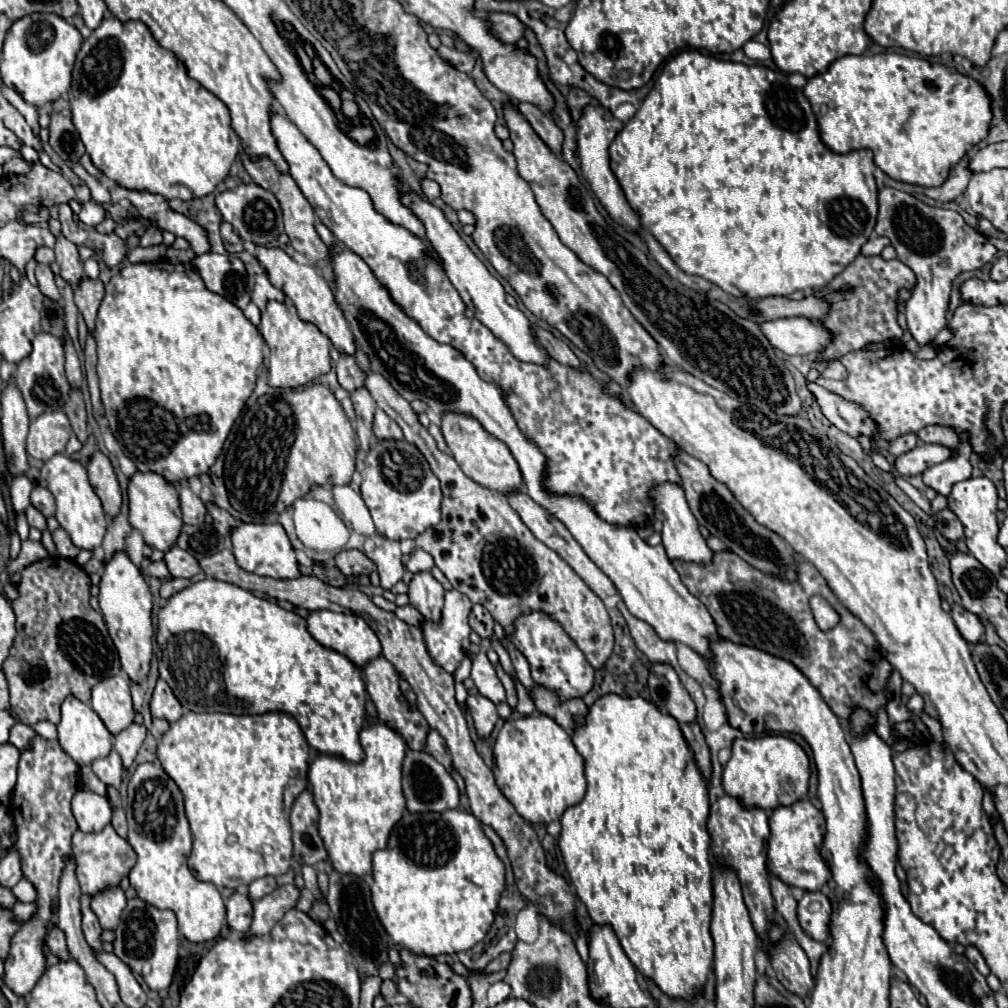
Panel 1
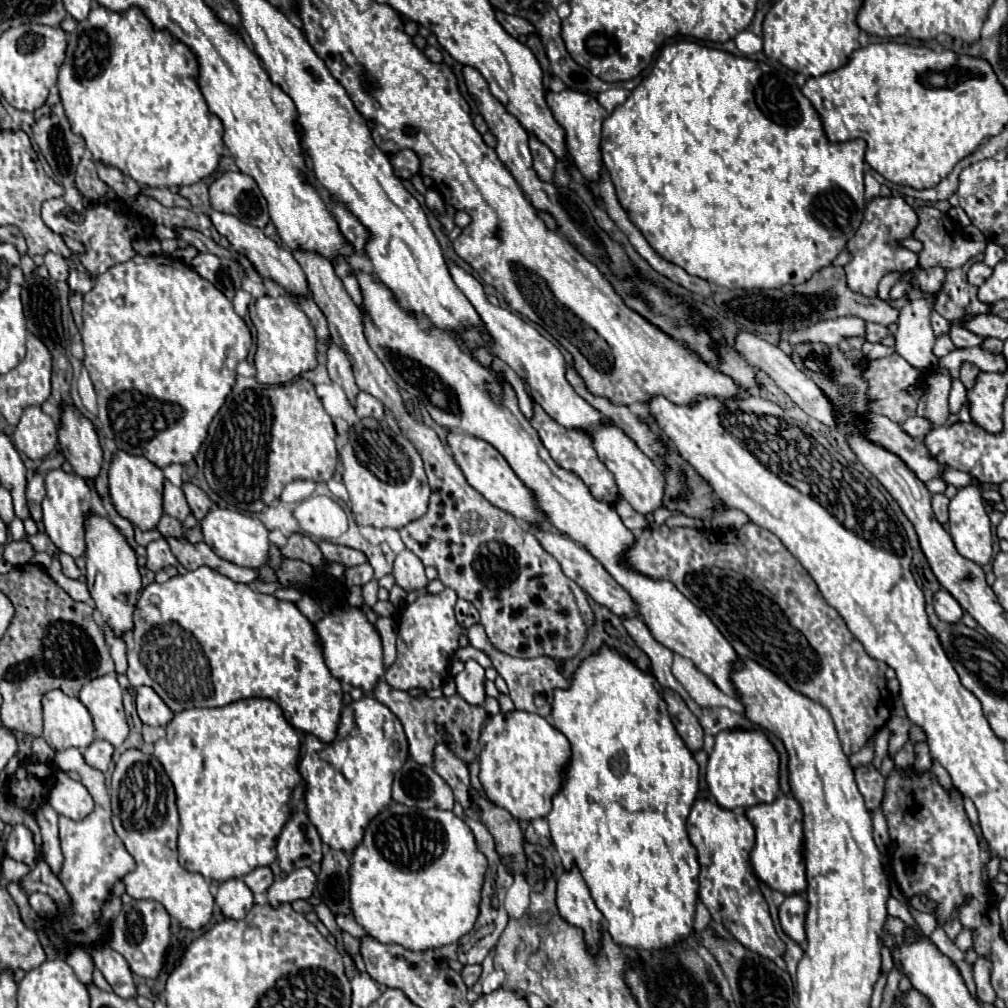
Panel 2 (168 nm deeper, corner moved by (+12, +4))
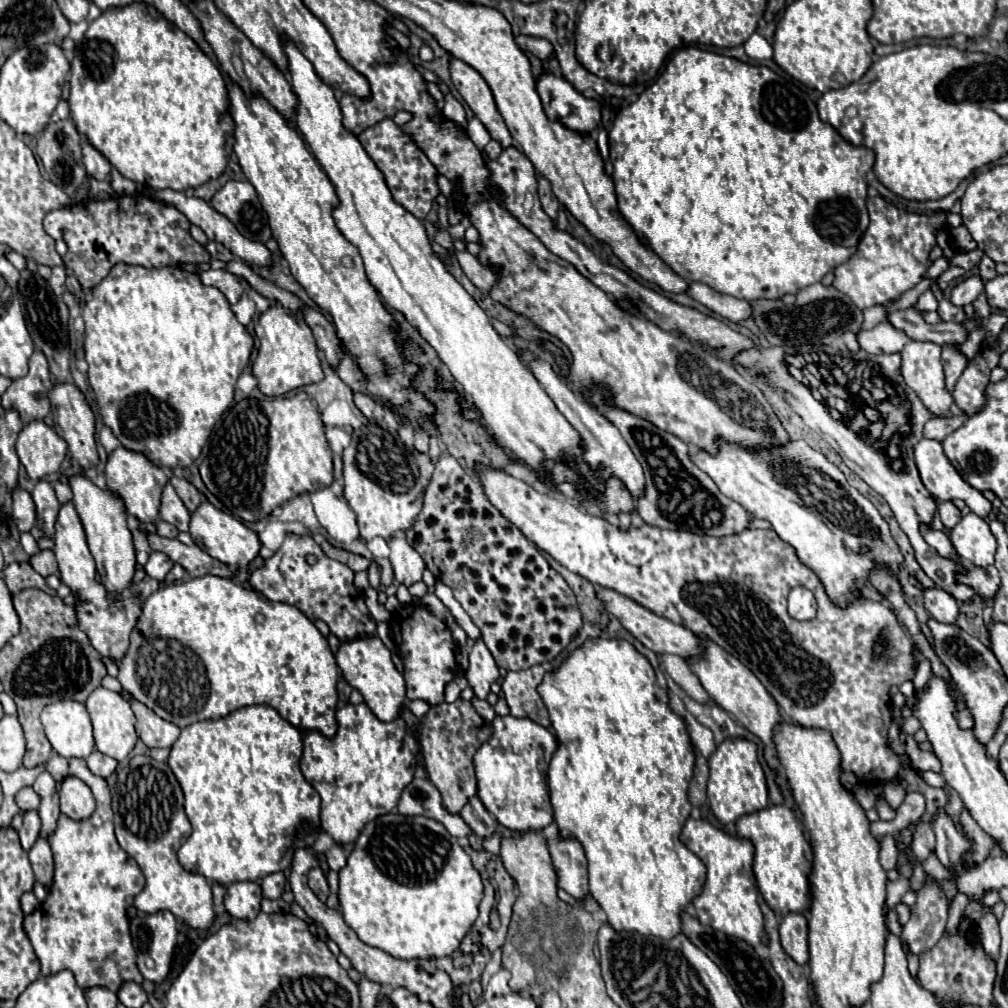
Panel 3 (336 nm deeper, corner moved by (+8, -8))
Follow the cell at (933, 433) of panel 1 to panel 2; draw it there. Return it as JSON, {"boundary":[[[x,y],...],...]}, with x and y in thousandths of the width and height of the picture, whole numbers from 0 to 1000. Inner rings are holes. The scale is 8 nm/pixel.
{"boundary":[[[931,365],[919,375],[919,389],[911,399],[909,411],[919,415],[925,423],[937,423],[942,407],[940,407],[940,389],[942,389],[942,369],[938,365]]]}

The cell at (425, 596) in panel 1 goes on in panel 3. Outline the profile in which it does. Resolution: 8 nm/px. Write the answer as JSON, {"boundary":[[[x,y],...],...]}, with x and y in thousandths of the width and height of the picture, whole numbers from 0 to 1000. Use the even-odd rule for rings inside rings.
{"boundary":[[[391,530],[391,534],[385,536],[385,542],[387,542],[387,558],[389,558],[389,563],[393,565],[393,575],[401,581],[407,581],[419,575],[419,567],[423,563],[421,556],[405,540],[401,530]]]}

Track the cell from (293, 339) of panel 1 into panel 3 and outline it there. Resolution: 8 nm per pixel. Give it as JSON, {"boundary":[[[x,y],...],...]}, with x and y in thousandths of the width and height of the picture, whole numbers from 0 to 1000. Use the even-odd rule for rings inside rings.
{"boundary":[[[270,302],[262,312],[258,312],[254,319],[254,333],[258,335],[258,347],[250,361],[250,371],[254,373],[260,391],[280,393],[292,385],[312,381],[321,375],[310,327],[292,310],[286,310],[286,306]]]}

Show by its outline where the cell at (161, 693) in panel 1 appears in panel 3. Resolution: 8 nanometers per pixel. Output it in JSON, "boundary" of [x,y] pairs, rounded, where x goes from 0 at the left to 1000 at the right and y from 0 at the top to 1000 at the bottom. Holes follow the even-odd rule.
{"boundary":[[[127,692],[127,696],[129,696],[131,706],[137,714],[135,716],[135,726],[147,742],[169,742],[175,736],[175,732],[179,730],[177,720],[161,714],[149,702],[145,702],[143,698],[139,698],[133,692]]]}

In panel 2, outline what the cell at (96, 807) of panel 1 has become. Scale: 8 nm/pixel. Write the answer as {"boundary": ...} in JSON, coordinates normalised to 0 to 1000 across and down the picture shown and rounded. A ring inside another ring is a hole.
{"boundary":[[[56,766],[54,776],[48,788],[48,798],[60,808],[69,813],[83,813],[93,802],[93,794],[89,786],[75,774],[71,774],[65,766]]]}

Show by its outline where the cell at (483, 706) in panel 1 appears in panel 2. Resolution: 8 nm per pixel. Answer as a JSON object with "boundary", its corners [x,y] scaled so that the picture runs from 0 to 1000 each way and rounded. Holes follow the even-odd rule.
{"boundary":[[[464,655],[462,663],[450,673],[454,690],[468,700],[480,700],[480,663],[472,655]]]}

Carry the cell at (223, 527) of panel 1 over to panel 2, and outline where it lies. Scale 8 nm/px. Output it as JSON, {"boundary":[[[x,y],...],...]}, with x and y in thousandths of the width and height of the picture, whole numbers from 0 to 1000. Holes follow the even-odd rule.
{"boundary":[[[185,478],[185,480],[181,482],[181,486],[183,486],[183,490],[185,490],[185,496],[187,496],[187,500],[188,500],[190,510],[192,510],[196,516],[200,516],[200,514],[208,508],[208,504],[210,504],[208,494],[202,490],[202,486],[198,486],[196,482],[192,482],[192,480],[188,480],[188,478]]]}

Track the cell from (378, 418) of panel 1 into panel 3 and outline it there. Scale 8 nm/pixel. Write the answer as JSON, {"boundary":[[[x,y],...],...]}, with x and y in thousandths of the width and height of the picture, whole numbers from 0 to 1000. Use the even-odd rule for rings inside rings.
{"boundary":[[[351,389],[351,401],[353,405],[363,413],[363,415],[381,415],[381,405],[371,397],[367,395],[365,391],[359,391],[359,389]]]}

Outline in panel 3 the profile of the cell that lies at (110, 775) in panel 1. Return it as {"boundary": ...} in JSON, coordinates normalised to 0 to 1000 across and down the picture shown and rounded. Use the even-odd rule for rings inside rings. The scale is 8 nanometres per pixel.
{"boundary":[[[93,744],[89,750],[87,750],[87,762],[91,768],[95,770],[101,770],[101,772],[107,772],[113,764],[115,764],[115,754],[109,752],[109,750],[103,750],[101,746]]]}

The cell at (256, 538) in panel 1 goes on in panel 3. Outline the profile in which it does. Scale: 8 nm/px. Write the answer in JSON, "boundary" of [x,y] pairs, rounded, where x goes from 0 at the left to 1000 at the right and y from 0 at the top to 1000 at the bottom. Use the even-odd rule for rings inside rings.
{"boundary":[[[200,498],[190,510],[188,510],[188,532],[194,540],[198,540],[198,544],[202,544],[210,554],[218,556],[220,560],[226,562],[246,562],[258,548],[258,536],[256,530],[252,526],[248,526],[246,522],[242,522],[238,516],[234,516],[232,512],[216,506],[214,502],[210,502],[208,498]]]}

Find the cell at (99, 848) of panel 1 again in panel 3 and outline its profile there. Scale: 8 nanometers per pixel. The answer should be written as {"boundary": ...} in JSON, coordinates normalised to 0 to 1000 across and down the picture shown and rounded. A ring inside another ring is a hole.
{"boundary":[[[69,752],[69,768],[89,780],[95,792],[95,804],[87,813],[69,813],[60,808],[56,825],[46,831],[54,847],[54,871],[48,891],[24,909],[24,925],[44,968],[69,962],[81,982],[101,978],[117,984],[125,974],[143,974],[135,958],[135,942],[125,909],[133,889],[143,881],[143,867],[135,853],[115,837],[105,774],[91,768],[81,752]]]}

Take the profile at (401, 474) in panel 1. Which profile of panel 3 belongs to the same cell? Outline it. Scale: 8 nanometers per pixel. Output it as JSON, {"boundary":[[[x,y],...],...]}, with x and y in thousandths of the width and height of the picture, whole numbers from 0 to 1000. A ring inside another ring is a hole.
{"boundary":[[[375,421],[351,427],[347,442],[341,446],[341,494],[353,508],[359,536],[373,532],[385,536],[395,526],[407,526],[419,504],[421,484],[411,452],[403,446],[399,437]]]}

